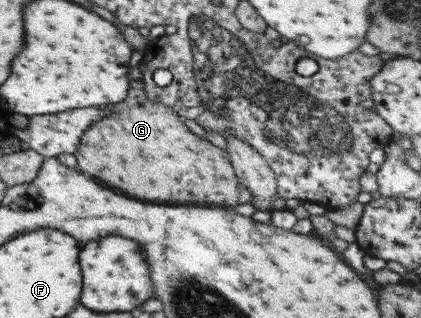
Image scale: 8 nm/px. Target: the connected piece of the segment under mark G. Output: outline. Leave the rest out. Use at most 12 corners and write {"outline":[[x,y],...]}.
{"outline":[[142,80],[94,122],[77,170],[140,200],[253,202],[227,149]]}

